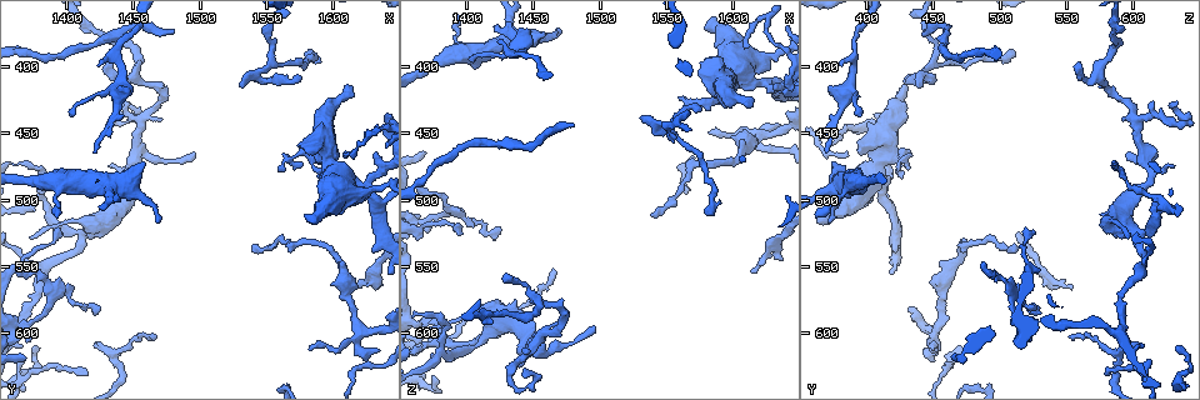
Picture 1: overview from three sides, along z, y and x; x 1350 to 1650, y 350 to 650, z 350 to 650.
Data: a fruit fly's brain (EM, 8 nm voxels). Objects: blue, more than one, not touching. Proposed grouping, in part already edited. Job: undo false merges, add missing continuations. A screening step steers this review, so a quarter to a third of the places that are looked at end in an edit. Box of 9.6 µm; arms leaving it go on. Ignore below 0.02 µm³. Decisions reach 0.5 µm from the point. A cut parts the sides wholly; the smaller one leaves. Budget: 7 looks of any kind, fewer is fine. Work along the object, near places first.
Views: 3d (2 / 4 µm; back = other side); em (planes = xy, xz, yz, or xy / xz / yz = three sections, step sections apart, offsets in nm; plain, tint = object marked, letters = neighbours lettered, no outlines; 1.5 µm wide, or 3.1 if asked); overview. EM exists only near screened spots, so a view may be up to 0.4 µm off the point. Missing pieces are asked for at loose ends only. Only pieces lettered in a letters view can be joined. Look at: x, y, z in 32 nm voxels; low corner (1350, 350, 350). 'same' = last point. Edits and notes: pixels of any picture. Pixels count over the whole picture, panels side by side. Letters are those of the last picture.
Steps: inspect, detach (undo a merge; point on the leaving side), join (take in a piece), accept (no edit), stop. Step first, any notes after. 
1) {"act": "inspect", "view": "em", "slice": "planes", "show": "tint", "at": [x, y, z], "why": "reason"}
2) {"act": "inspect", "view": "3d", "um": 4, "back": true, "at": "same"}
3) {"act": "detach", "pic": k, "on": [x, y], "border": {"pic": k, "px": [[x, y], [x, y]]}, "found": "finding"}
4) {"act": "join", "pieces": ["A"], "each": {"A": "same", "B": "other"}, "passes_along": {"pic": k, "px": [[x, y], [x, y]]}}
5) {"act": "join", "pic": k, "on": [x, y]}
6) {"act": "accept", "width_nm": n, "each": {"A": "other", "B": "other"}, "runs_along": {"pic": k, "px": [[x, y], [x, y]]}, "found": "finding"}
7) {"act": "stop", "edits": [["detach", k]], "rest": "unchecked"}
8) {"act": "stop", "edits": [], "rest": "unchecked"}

{"act": "inspect", "view": "em", "slice": "planes", "show": "letters", "at": [1586, 468, 424], "why": "small branch off a trunk"}

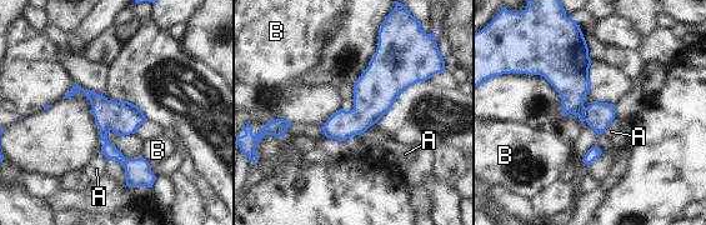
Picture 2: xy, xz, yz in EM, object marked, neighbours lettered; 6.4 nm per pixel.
{"act": "accept", "longest_contact_nm": ["A", 130], "each": {"A": "other", "B": "other"}, "found": "one neuron here"}

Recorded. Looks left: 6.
{"act": "inspect", "view": "em", "slice": "xy", "step": 4, "show": "letters", "at": [1632, 502, 414], "why": "sudden change in width"}

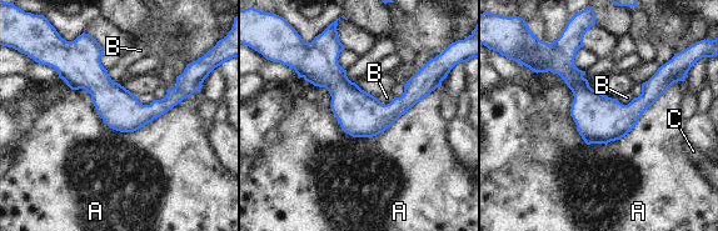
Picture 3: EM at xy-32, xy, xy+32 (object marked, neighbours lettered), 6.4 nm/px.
{"act": "accept", "width_nm": 260, "each": {"A": "other", "B": "other", "C": "other"}, "found": "one neuron here"}

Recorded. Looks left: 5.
{"act": "inspect", "view": "3d", "um": 4, "at": [1422, 464, 370], "why": "branch stops here"}

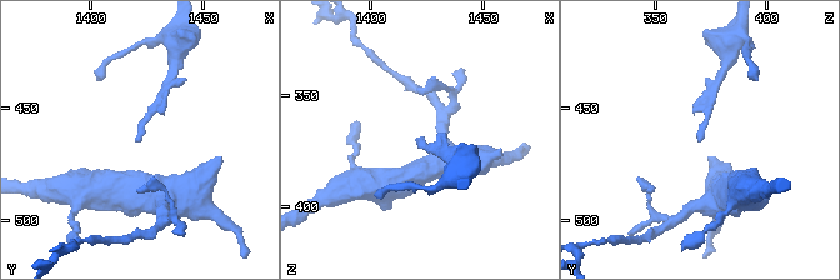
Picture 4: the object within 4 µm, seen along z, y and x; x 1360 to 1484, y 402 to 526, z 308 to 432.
{"act": "inspect", "view": "em", "slice": "yz", "step": 8, "show": "tint", "at": [1421, 464, 370], "why": "shape alone is not enough"}

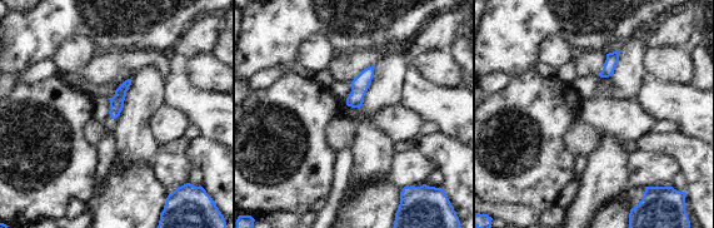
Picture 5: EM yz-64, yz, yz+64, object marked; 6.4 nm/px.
{"act": "inspect", "view": "em", "slice": "planes", "show": "letters", "at": "same"}

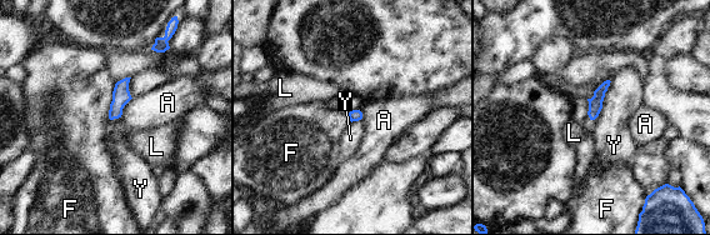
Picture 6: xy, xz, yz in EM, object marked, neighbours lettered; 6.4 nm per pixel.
{"act": "accept", "each": {"A": "other", "F": "other", "L": "other", "Y": "other"}, "border": {"pic": 6, "px": [[611, 81], [603, 108], [593, 120]]}, "found": "no lettered piece goes on from it"}

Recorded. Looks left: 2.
{"act": "stop", "edits": [], "rest": "unchecked"}

